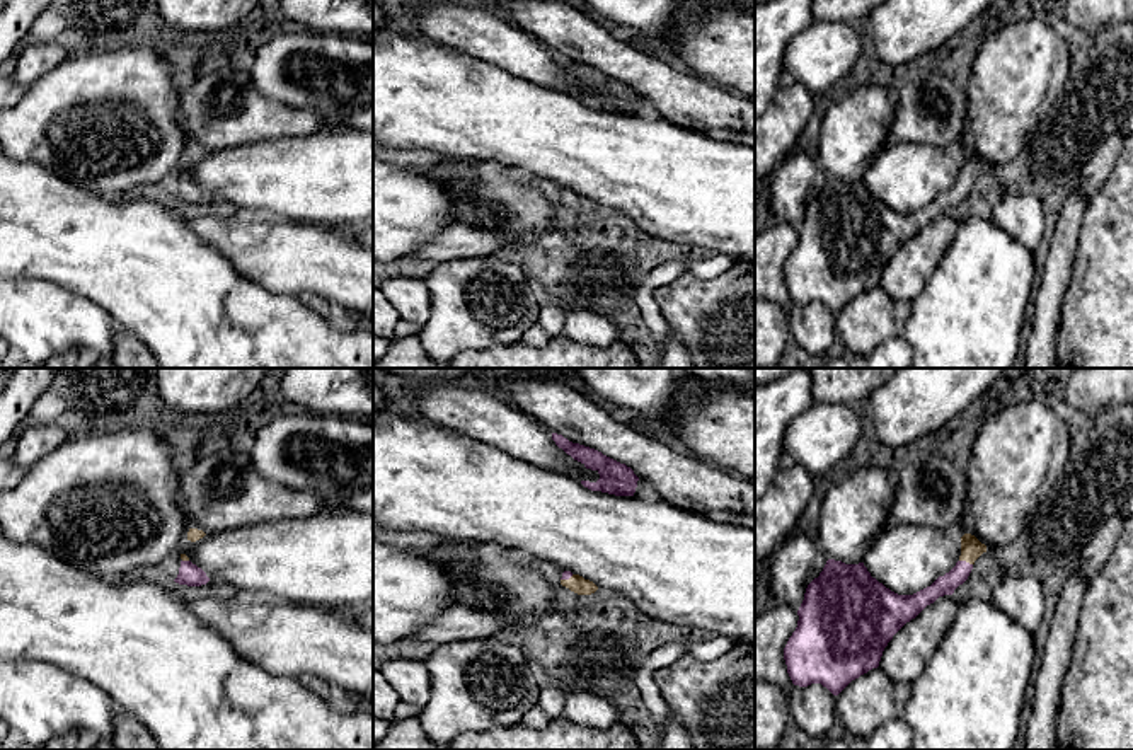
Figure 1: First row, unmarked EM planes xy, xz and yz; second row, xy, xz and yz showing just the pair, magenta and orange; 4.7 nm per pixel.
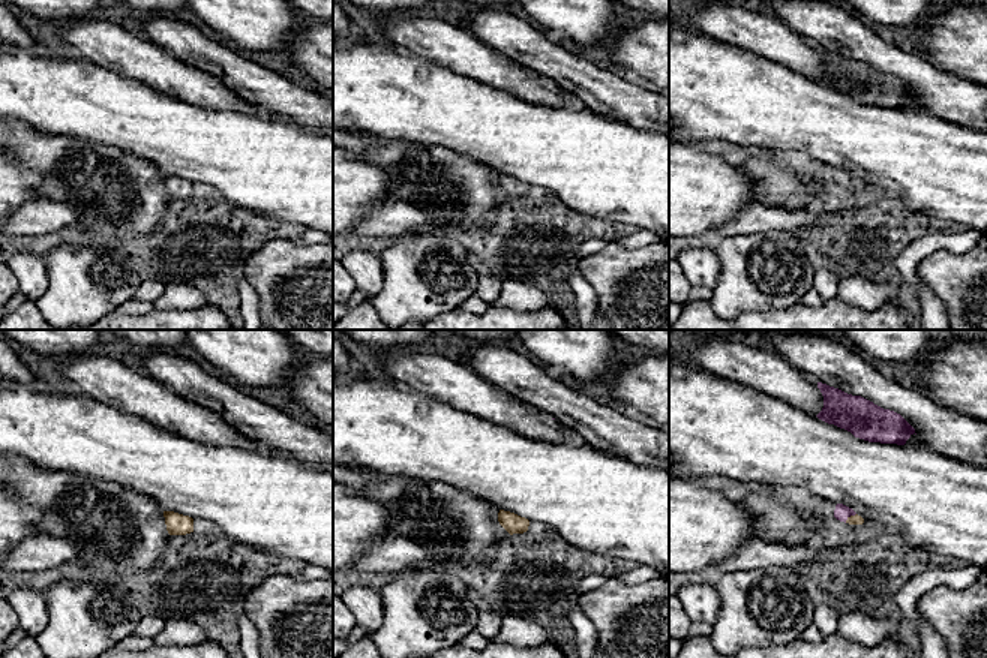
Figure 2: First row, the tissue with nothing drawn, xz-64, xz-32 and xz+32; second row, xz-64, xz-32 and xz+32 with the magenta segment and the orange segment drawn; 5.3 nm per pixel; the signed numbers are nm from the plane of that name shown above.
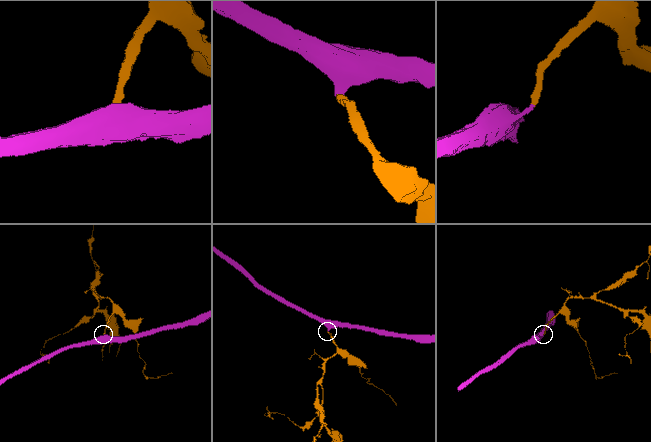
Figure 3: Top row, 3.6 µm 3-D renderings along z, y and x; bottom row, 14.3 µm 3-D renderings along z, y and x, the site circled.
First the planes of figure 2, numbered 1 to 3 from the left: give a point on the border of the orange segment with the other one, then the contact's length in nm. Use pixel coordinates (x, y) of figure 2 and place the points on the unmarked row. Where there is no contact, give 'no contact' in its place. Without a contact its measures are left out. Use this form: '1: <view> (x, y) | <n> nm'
1: no contact
2: no contact
3: xz+32 (849, 180) | 80 nm

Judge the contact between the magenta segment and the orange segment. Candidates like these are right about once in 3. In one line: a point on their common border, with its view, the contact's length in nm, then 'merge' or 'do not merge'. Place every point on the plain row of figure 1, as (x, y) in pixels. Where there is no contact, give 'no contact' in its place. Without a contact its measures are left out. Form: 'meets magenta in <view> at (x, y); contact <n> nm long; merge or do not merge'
meets magenta in yz at (965, 179); contact 70 nm long; merge

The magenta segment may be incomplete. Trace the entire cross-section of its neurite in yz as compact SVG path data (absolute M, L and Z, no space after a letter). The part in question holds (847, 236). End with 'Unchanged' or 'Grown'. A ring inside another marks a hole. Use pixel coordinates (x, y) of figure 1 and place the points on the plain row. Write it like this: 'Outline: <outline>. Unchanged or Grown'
Outline: M964 152L956 184L913 213L891 210L871 194L864 181L845 182L828 177L820 194L808 203L797 228L797 245L784 266L784 278L792 302L799 305L821 302L833 314L838 314L852 298L879 285L884 266L906 240L939 215L952 213L968 198L975 179L983 170L986 170L986 164L975 153Z. Grown

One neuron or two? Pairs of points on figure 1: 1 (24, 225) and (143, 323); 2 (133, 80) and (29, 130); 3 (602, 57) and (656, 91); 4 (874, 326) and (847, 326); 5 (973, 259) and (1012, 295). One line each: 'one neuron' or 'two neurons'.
1: one neuron
2: one neuron
3: one neuron
4: one neuron
5: one neuron

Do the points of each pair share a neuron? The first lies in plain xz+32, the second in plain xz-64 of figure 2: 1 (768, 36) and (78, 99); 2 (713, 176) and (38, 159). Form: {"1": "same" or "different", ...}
{"1": "different", "2": "different"}

